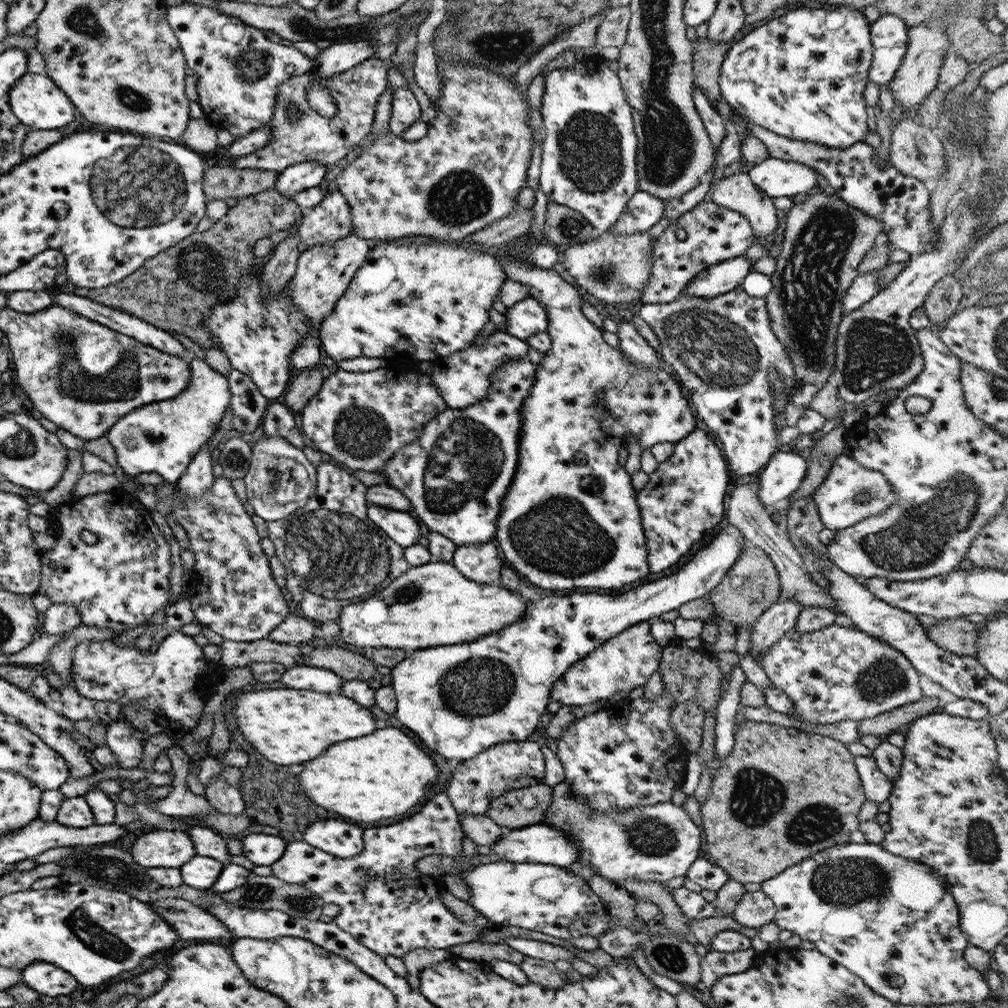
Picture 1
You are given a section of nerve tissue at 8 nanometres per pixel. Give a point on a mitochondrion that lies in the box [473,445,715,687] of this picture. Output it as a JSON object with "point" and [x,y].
{"point":[557,537]}

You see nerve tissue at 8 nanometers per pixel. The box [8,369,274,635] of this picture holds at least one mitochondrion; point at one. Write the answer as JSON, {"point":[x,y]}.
{"point":[235,460]}

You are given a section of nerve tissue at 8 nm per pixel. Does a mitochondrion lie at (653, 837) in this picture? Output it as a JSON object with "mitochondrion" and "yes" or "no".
{"mitochondrion":"yes"}

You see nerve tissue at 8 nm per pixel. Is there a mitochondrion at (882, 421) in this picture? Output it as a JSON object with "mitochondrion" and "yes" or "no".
{"mitochondrion":"no"}

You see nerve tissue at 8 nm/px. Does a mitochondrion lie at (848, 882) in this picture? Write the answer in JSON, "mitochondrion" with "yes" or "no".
{"mitochondrion":"yes"}

